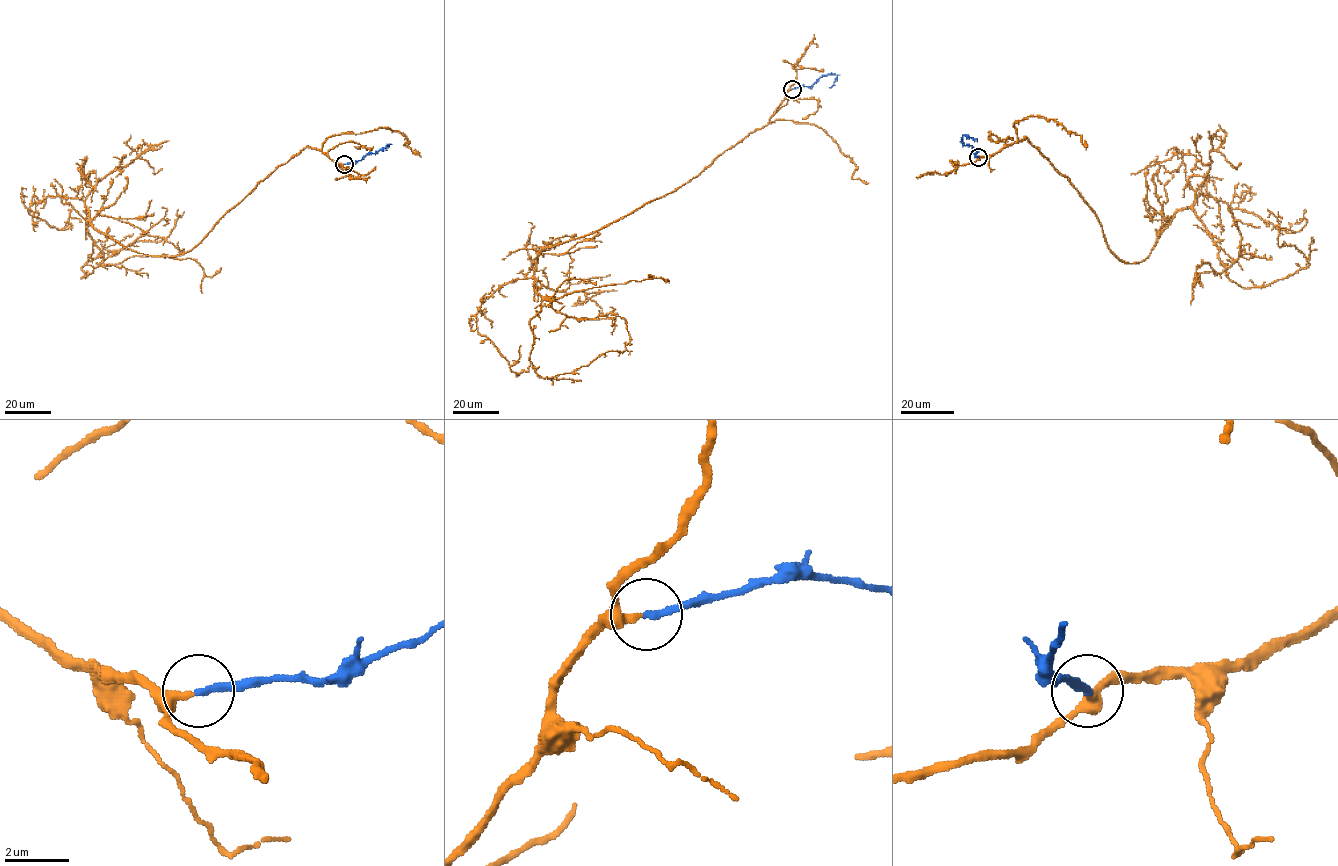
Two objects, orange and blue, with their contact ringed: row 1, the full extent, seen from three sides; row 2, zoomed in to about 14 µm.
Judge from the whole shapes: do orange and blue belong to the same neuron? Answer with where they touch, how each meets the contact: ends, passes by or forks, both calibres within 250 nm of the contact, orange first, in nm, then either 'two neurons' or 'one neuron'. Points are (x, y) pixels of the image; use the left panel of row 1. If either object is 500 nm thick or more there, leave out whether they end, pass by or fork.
place (344, 164); orange passes by; blue ends; calibres 240 and 220 nm; one neuron

